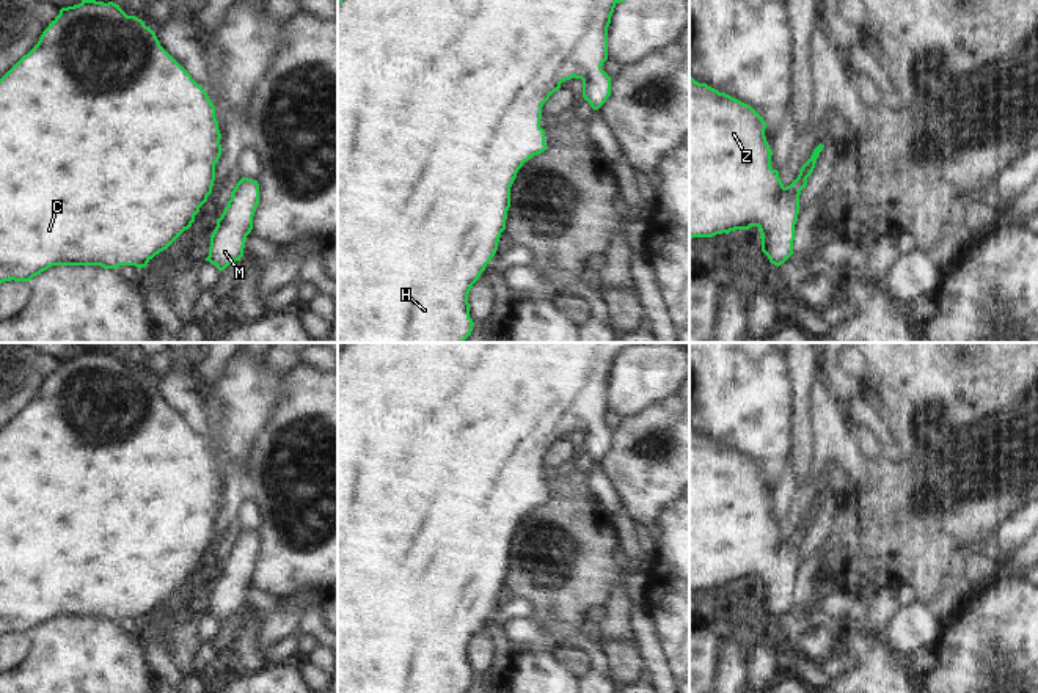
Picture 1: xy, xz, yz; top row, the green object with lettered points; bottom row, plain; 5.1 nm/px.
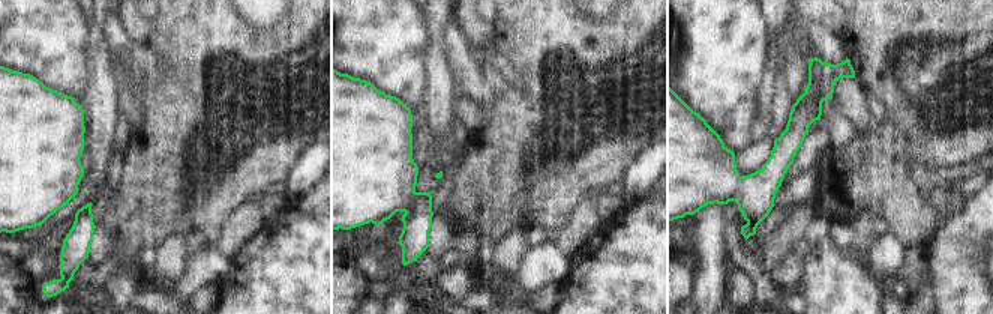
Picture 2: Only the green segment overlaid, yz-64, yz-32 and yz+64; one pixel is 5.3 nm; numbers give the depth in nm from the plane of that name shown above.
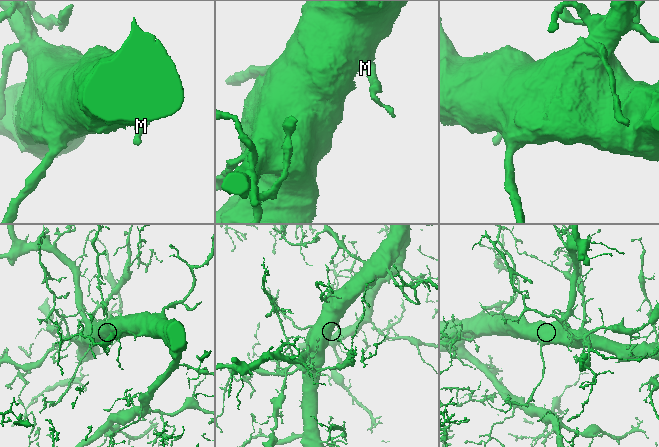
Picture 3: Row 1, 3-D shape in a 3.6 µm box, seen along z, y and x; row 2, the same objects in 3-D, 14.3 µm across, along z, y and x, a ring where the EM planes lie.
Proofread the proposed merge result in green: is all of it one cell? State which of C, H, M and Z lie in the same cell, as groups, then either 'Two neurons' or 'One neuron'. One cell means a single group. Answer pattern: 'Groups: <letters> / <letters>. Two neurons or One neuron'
Groups: C H M Z. One neuron.

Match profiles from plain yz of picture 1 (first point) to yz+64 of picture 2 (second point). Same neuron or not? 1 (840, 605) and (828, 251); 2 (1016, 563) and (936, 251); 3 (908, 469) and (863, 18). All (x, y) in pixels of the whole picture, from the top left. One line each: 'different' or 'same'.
1: different
2: same
3: same

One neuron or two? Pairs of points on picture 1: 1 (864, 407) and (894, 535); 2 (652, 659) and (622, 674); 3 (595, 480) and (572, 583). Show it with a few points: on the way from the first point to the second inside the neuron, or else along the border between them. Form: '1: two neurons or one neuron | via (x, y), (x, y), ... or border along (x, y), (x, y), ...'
1: two neurons | border along (862, 396), (873, 407), (886, 439)
2: two neurons | border along (635, 640), (638, 656), (646, 670)
3: two neurons | border along (588, 473), (594, 494), (613, 513)

